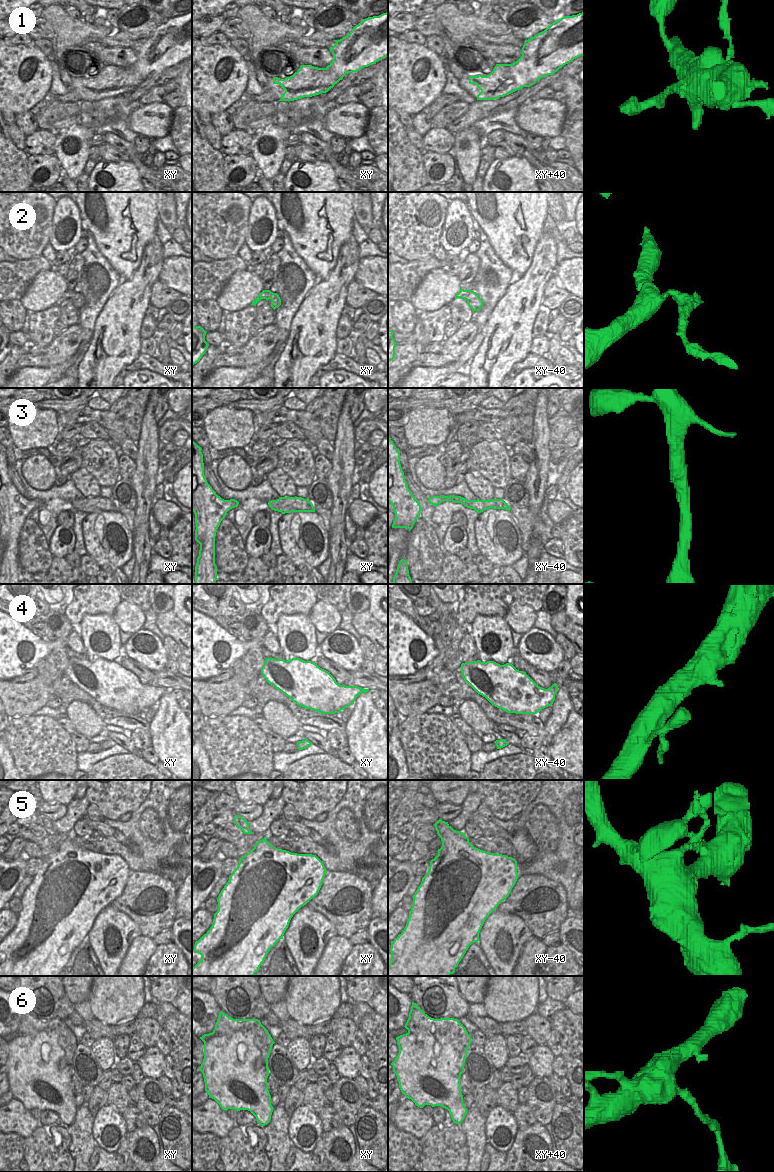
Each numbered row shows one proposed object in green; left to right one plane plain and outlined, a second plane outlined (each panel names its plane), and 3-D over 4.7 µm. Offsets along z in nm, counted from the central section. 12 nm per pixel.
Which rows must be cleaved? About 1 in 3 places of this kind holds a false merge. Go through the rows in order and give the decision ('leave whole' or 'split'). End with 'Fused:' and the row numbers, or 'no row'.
1: split
2: split
3: leave whole
4: leave whole
5: split
6: split
Fused: 1, 2, 5, 6

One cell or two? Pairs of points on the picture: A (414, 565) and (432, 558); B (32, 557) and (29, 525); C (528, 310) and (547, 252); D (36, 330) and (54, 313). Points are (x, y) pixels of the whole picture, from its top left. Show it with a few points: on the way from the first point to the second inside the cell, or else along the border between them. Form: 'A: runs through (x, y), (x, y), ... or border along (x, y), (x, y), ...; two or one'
A: border along (412, 541), (418, 552), (420, 564), (428, 571); two
B: runs through (32, 549), (30, 533); one
C: runs through (528, 296), (528, 290), (543, 266); one
D: runs through (40, 326), (50, 316); one

